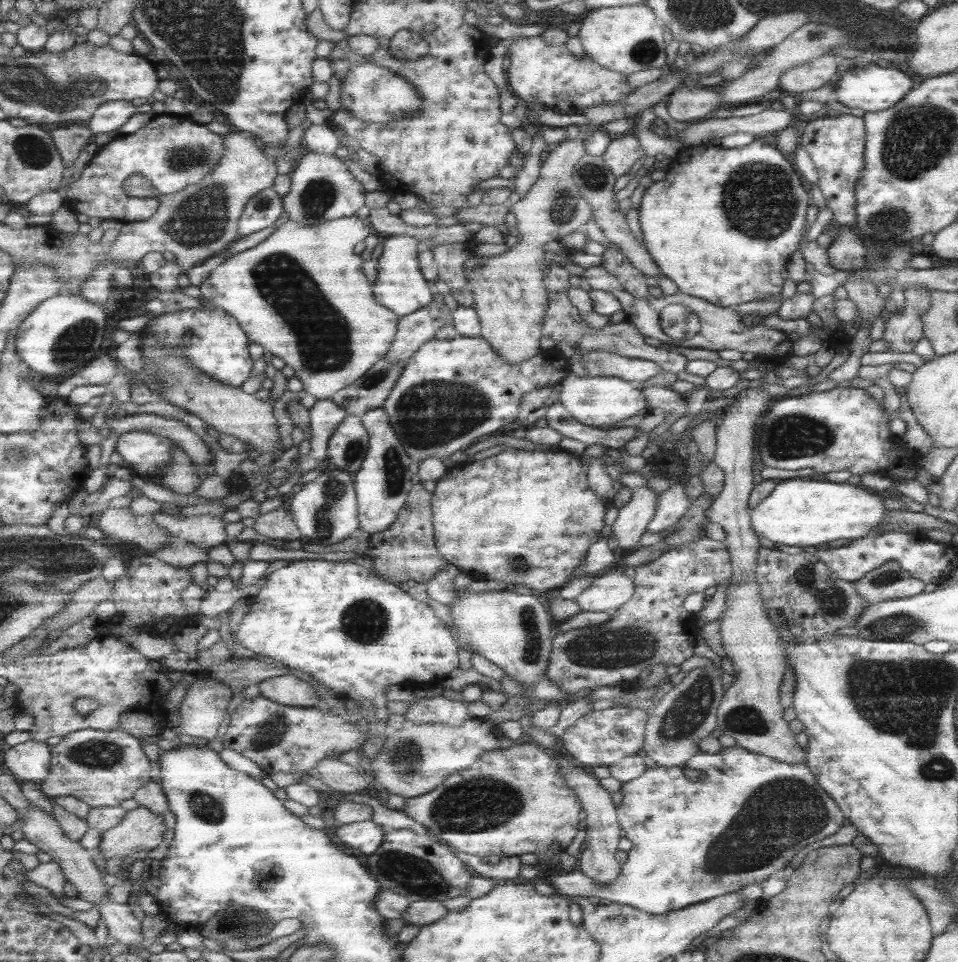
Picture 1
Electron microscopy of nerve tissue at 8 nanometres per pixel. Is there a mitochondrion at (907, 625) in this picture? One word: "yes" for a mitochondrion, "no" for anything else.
yes

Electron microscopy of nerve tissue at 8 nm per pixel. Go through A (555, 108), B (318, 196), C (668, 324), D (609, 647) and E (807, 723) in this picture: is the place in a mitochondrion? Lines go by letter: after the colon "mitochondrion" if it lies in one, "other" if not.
A: other
B: mitochondrion
C: mitochondrion
D: mitochondrion
E: other

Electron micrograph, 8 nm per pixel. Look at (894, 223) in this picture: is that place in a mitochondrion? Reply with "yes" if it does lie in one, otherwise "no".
yes

